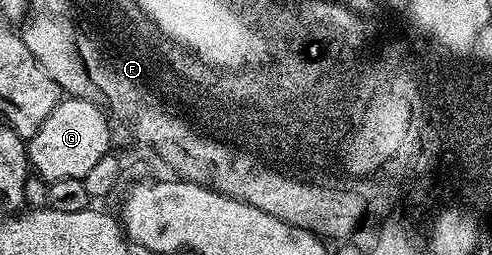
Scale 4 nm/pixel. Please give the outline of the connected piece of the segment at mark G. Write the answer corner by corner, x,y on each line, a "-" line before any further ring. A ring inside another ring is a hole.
64,97
51,110
35,135
26,143
26,157
32,171
45,180
53,183
63,178
81,179
101,158
110,153
113,130
106,113
92,100

